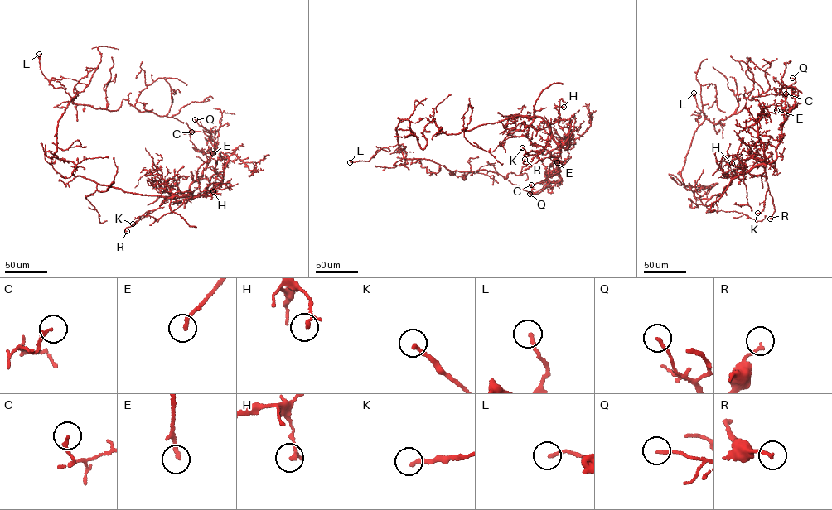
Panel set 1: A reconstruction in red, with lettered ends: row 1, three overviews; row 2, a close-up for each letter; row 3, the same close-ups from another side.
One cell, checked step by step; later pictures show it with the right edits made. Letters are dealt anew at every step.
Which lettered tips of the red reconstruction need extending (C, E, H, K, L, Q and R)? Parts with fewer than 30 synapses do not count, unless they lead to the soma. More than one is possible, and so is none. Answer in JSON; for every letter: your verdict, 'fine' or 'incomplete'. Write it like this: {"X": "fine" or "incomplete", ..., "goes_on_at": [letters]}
{"C": "fine", "E": "fine", "H": "fine", "K": "fine", "L": "fine", "Q": "fine", "R": "fine", "goes_on_at": []}

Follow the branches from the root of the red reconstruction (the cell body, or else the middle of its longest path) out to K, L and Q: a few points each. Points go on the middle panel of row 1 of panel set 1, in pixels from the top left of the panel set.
K: (423, 134), (434, 117), (450, 134), (518, 116), (543, 118), (551, 135), (544, 148), (533, 156), (522, 147)
L: (423, 134), (423, 149), (409, 121), (402, 119), (395, 129), (398, 144), (382, 148), (368, 161), (350, 162)
Q: (423, 134), (434, 117), (450, 134), (543, 118), (560, 165), (529, 194)

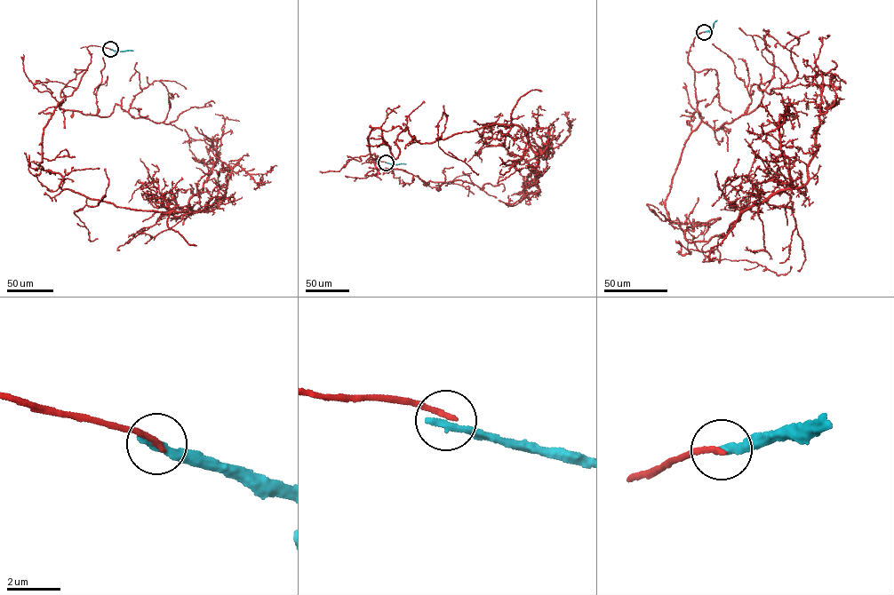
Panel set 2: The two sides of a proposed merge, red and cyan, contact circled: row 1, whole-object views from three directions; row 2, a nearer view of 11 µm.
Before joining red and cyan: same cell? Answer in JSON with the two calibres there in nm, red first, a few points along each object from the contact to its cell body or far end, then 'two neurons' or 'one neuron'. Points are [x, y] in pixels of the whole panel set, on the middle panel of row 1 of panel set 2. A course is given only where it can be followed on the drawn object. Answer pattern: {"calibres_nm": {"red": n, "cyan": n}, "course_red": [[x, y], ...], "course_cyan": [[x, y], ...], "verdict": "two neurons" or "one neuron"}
{"calibres_nm": {"red": 200, "cyan": 340}, "course_red": [[386, 162], [366, 162], [374, 127], [395, 159], [407, 126], [424, 144], [513, 124], [536, 190]], "course_cyan": [[386, 162], [406, 163]], "verdict": "two neurons"}

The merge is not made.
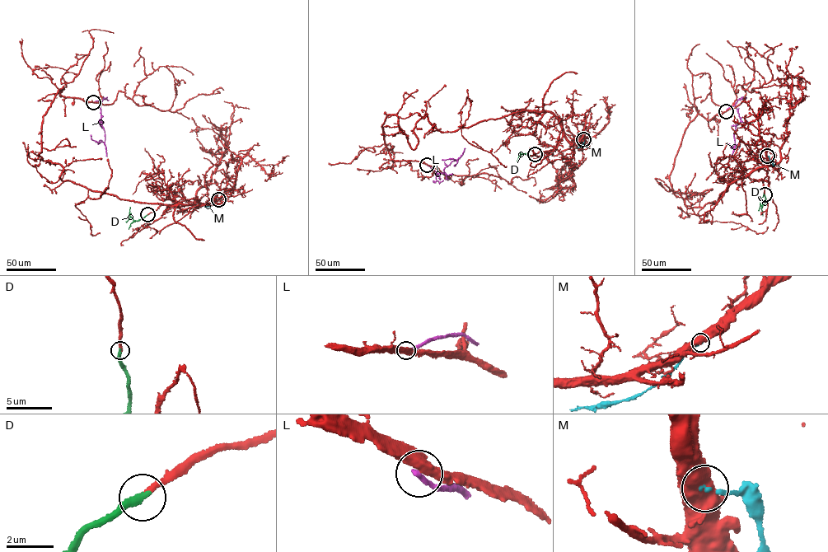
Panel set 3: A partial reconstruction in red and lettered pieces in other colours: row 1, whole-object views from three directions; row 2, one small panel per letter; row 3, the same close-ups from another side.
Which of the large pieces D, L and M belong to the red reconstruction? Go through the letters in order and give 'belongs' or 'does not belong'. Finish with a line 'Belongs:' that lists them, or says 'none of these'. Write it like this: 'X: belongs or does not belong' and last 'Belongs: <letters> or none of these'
D: belongs
L: does not belong
M: does not belong
Belongs: D

